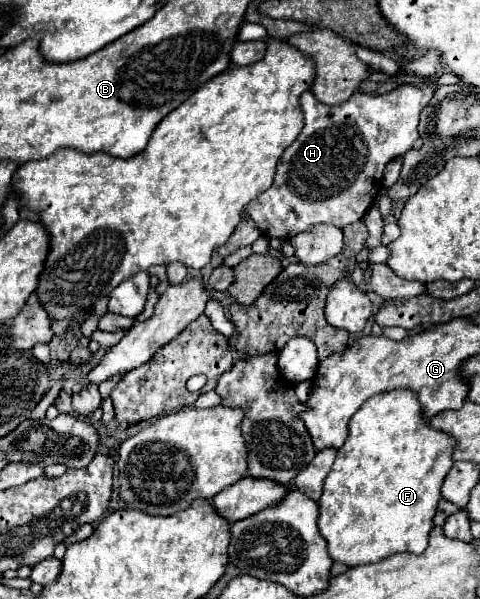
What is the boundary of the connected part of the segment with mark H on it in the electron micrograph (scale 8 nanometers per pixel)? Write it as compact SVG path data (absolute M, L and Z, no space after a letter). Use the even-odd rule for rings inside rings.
M401 85L385 95L367 95L357 91L345 103L325 105L317 101L311 91L305 91L299 99L305 119L303 129L299 137L283 151L289 153L291 159L281 159L277 163L273 185L247 205L247 213L259 231L269 239L279 237L287 241L319 223L331 223L343 229L345 225L359 221L383 189L385 165L395 157L403 157L419 139L419 113L425 109L431 97L433 89L429 87Z

